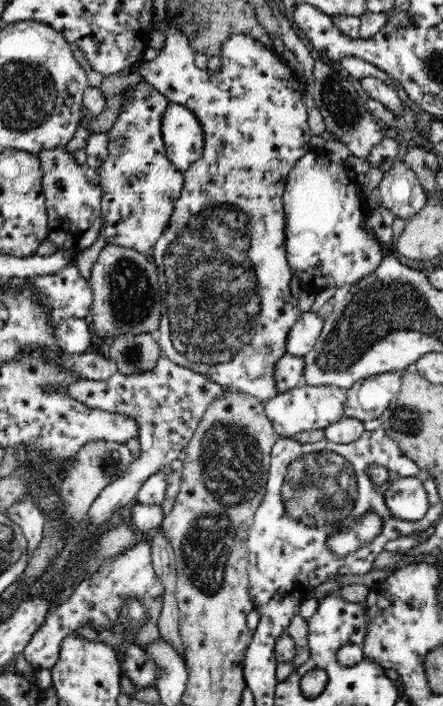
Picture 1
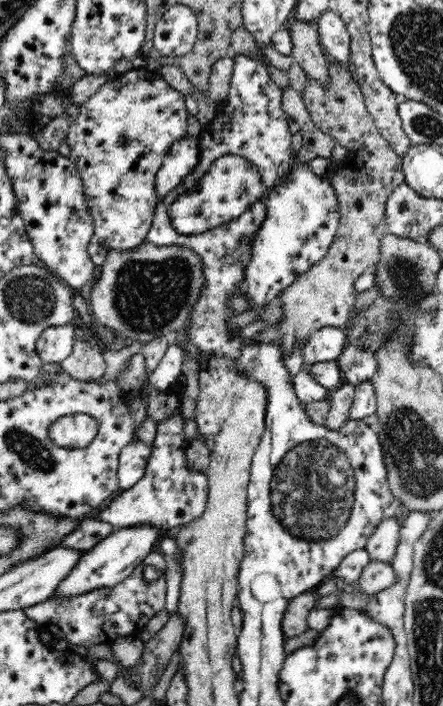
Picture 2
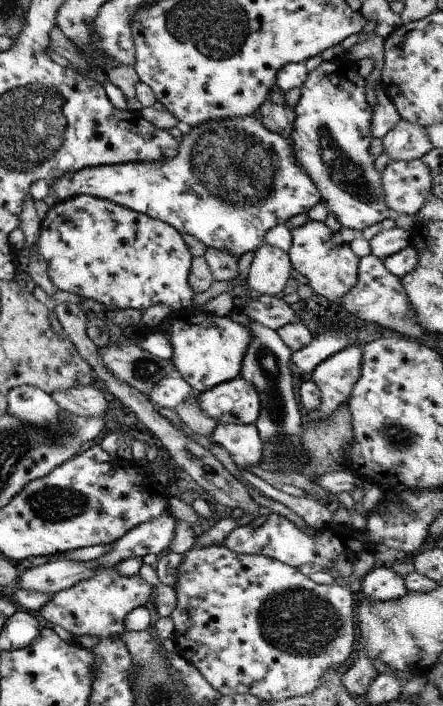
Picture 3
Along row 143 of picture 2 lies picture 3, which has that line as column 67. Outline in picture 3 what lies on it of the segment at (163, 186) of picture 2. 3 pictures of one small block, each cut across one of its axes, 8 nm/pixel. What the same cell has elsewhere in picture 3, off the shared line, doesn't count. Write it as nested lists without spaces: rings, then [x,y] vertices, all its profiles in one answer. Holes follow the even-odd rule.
[[[251,115],[244,116],[243,118],[228,118],[225,120],[211,120],[211,122],[203,122],[199,126],[190,127],[184,129],[184,134],[181,136],[181,140],[177,143],[177,154],[169,160],[155,160],[155,162],[134,162],[127,164],[114,164],[114,165],[99,165],[95,167],[83,168],[77,170],[74,174],[65,174],[61,178],[55,178],[55,180],[47,180],[47,186],[49,191],[55,195],[58,201],[67,200],[77,195],[89,195],[95,198],[105,199],[109,202],[121,205],[129,210],[138,212],[139,214],[145,214],[153,219],[157,219],[169,224],[169,226],[175,228],[181,235],[189,234],[201,241],[201,244],[205,245],[205,248],[217,248],[221,252],[229,252],[233,256],[243,256],[245,252],[253,252],[254,249],[261,245],[261,240],[265,236],[266,232],[269,232],[270,228],[274,225],[283,225],[285,220],[289,220],[291,216],[297,216],[297,214],[306,214],[310,208],[315,206],[317,202],[321,201],[321,195],[317,192],[315,184],[311,182],[311,178],[305,174],[305,170],[299,166],[297,162],[297,156],[295,152],[291,152],[290,141],[286,138],[281,138],[279,134],[275,132],[269,132],[259,119],[253,118]]]

